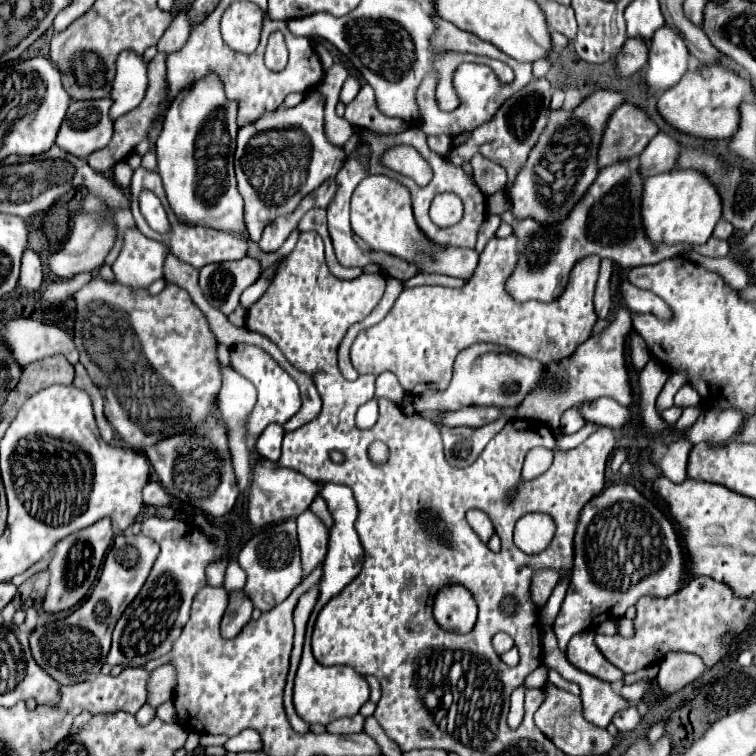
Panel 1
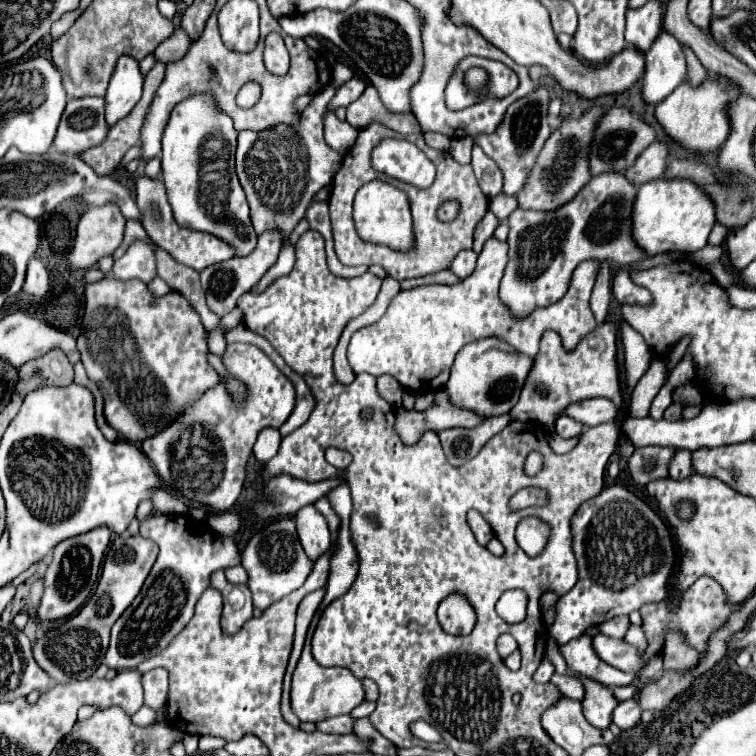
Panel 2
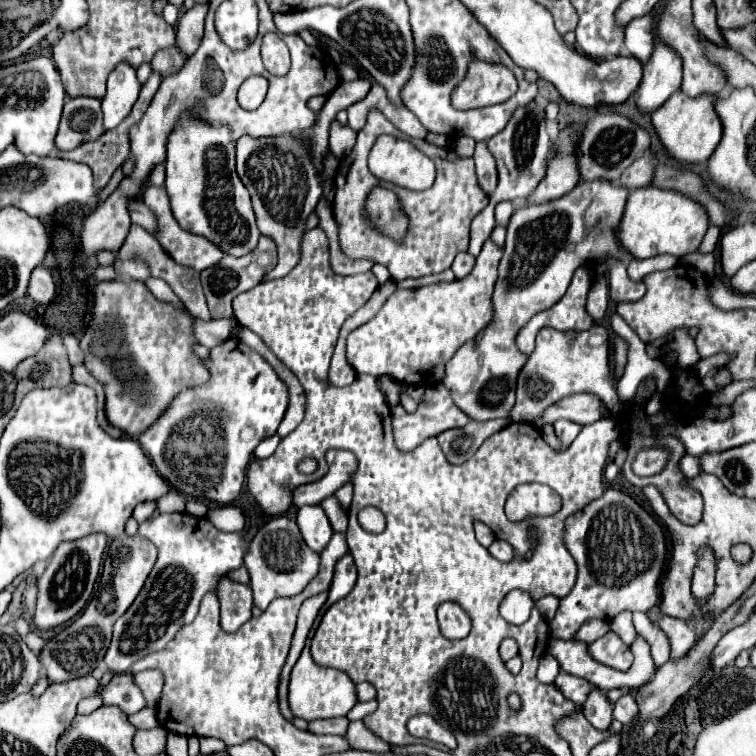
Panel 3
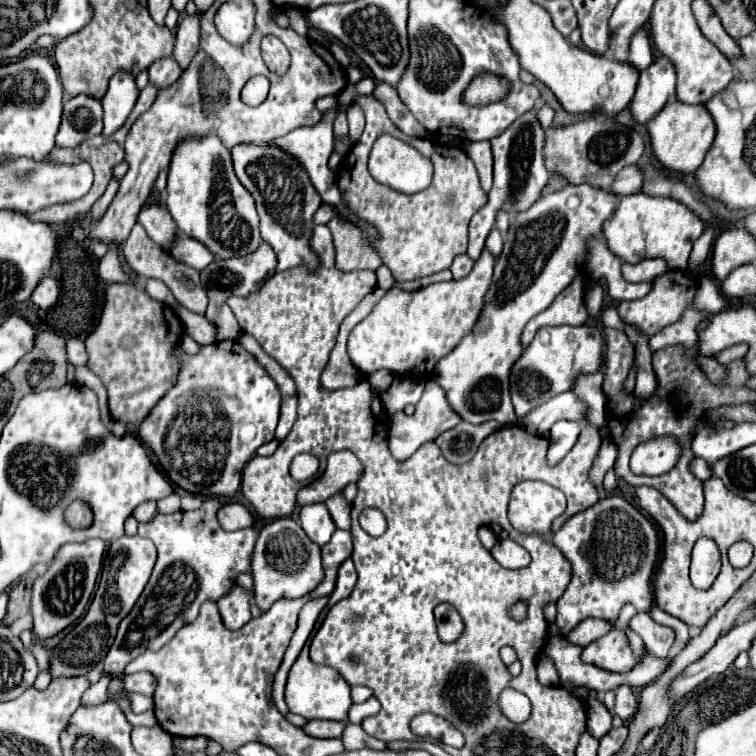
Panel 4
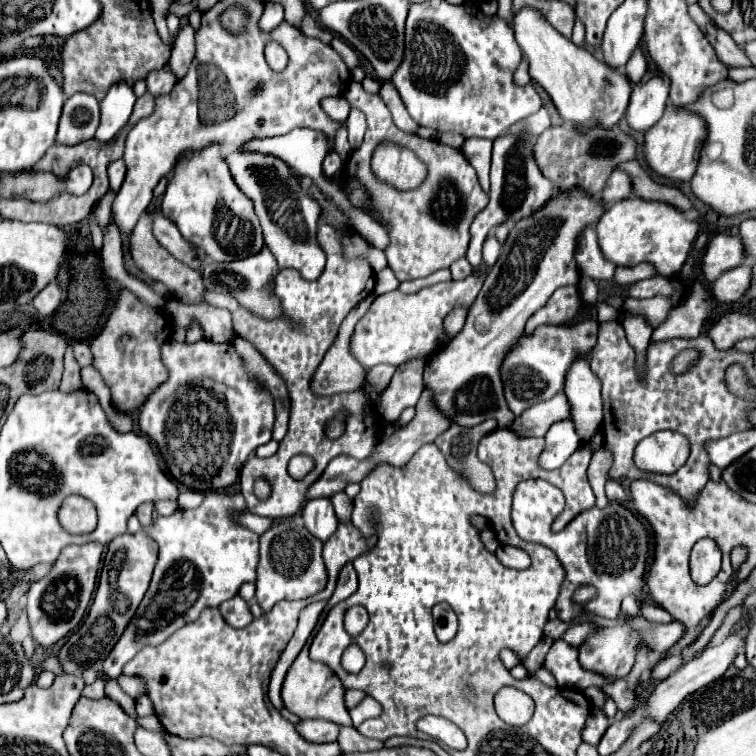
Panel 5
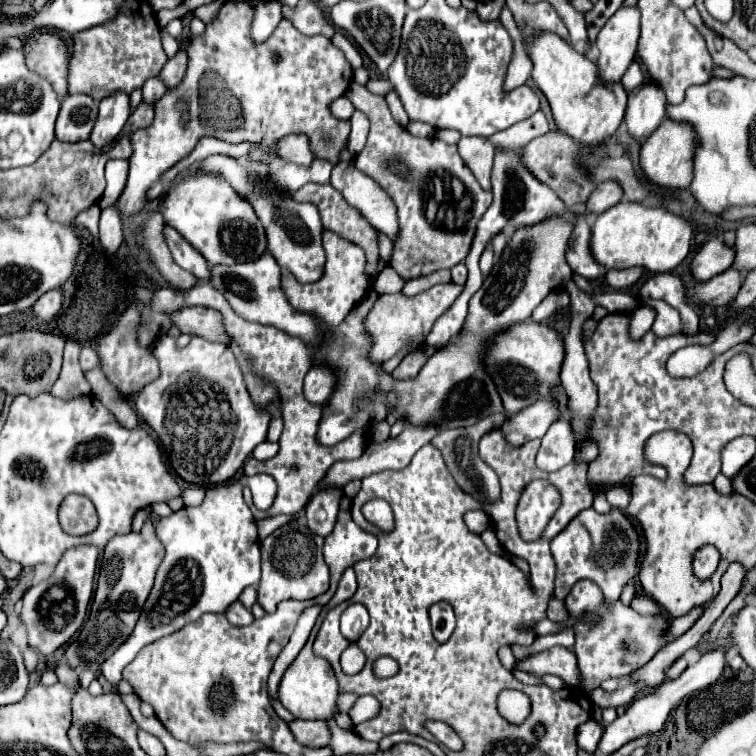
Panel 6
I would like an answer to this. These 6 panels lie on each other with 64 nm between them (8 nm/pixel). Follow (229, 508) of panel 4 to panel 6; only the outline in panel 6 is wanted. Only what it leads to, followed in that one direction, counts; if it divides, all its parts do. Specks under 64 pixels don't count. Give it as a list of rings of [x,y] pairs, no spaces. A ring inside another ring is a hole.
[[[278,515],[274,518],[264,518],[264,520],[256,520],[256,526],[258,526],[258,536],[260,540],[264,540],[264,536],[270,536],[276,528],[280,528],[282,524],[290,522],[293,516],[289,515]]]

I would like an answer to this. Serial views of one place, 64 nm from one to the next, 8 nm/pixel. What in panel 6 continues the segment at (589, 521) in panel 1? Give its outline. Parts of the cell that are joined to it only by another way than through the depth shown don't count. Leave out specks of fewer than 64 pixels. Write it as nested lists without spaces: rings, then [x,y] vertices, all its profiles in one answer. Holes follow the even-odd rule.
[[[594,508],[580,512],[580,516],[576,516],[576,520],[572,520],[572,524],[568,524],[568,528],[564,528],[564,532],[560,532],[550,546],[556,562],[556,584],[554,584],[556,598],[566,598],[574,582],[588,578],[600,586],[606,600],[614,602],[620,598],[622,588],[628,582],[632,582],[638,574],[640,538],[632,522],[616,508],[610,514],[598,514]],[[584,528],[588,532],[588,538],[584,536]]]

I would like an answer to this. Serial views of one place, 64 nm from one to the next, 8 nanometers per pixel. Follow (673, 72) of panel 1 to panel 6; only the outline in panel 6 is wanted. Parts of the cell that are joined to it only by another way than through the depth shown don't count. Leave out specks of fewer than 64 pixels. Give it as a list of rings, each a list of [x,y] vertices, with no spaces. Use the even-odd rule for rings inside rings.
[[[646,80],[640,88],[628,94],[628,106],[624,114],[624,122],[628,126],[628,134],[642,142],[646,140],[666,118],[666,96],[660,92],[656,84]]]

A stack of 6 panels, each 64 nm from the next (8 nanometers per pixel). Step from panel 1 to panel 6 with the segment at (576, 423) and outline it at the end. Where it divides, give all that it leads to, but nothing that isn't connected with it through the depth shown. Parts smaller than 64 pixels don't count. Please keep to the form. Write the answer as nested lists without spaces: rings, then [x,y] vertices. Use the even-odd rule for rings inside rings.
[[[556,420],[542,438],[538,450],[538,466],[548,472],[556,472],[570,464],[576,454],[576,442],[568,420]]]

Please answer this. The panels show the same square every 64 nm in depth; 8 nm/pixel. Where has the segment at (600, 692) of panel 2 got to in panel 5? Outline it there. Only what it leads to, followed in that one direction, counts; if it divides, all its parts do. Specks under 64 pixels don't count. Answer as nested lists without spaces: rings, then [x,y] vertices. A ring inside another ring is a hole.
[[[594,708],[588,722],[586,722],[586,726],[584,726],[584,730],[582,730],[582,742],[588,742],[588,744],[596,746],[600,742],[602,734],[606,732],[608,724],[610,724],[610,720],[604,716],[604,712]]]

